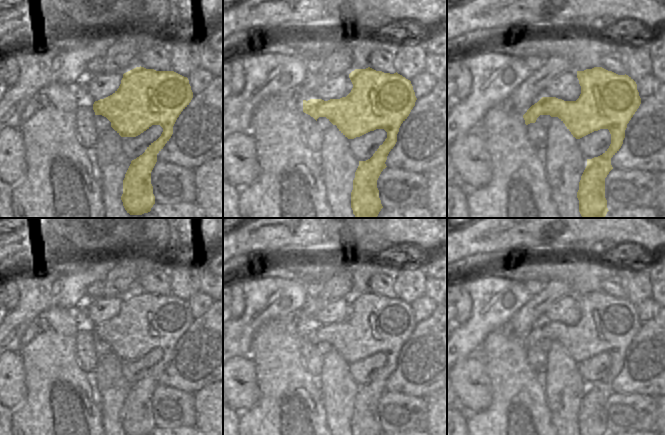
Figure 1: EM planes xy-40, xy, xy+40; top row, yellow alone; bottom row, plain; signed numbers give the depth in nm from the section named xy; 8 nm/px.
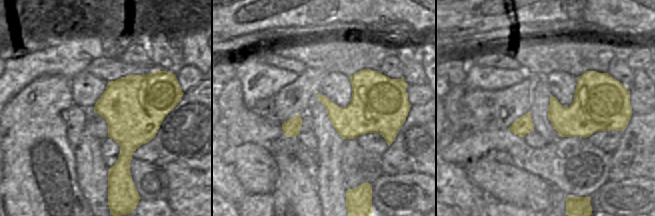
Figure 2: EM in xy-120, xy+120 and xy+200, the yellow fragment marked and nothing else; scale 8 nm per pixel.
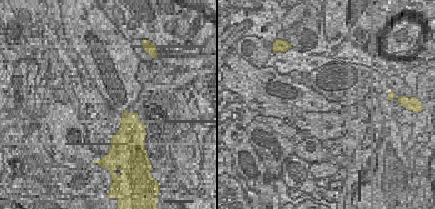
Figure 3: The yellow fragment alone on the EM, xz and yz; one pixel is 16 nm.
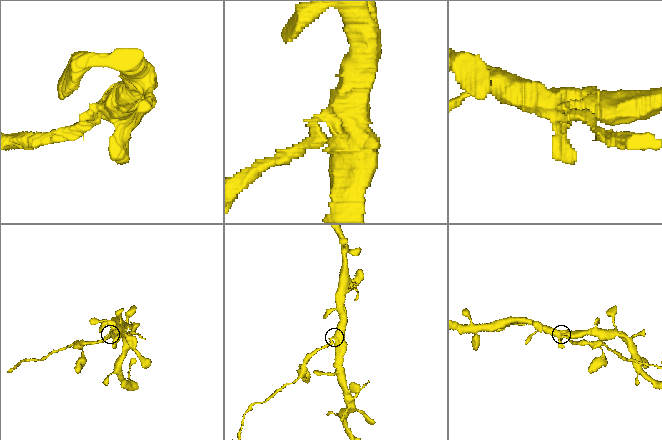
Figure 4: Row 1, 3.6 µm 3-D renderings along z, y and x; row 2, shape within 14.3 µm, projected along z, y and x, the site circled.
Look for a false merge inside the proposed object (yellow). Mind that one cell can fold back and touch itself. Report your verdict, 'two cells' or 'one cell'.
two cells

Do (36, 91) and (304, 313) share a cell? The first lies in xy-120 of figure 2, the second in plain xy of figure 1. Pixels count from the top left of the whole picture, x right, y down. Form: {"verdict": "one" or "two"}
{"verdict": "two"}

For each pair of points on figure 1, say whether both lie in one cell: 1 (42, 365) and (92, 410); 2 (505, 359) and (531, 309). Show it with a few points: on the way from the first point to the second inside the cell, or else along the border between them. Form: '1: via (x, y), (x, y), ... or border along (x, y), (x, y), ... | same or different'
1: via (54, 377), (80, 403) | same
2: border along (505, 326), (512, 334), (523, 338) | different

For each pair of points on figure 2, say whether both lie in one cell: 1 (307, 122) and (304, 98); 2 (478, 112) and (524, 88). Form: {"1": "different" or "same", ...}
{"1": "different", "2": "same"}

